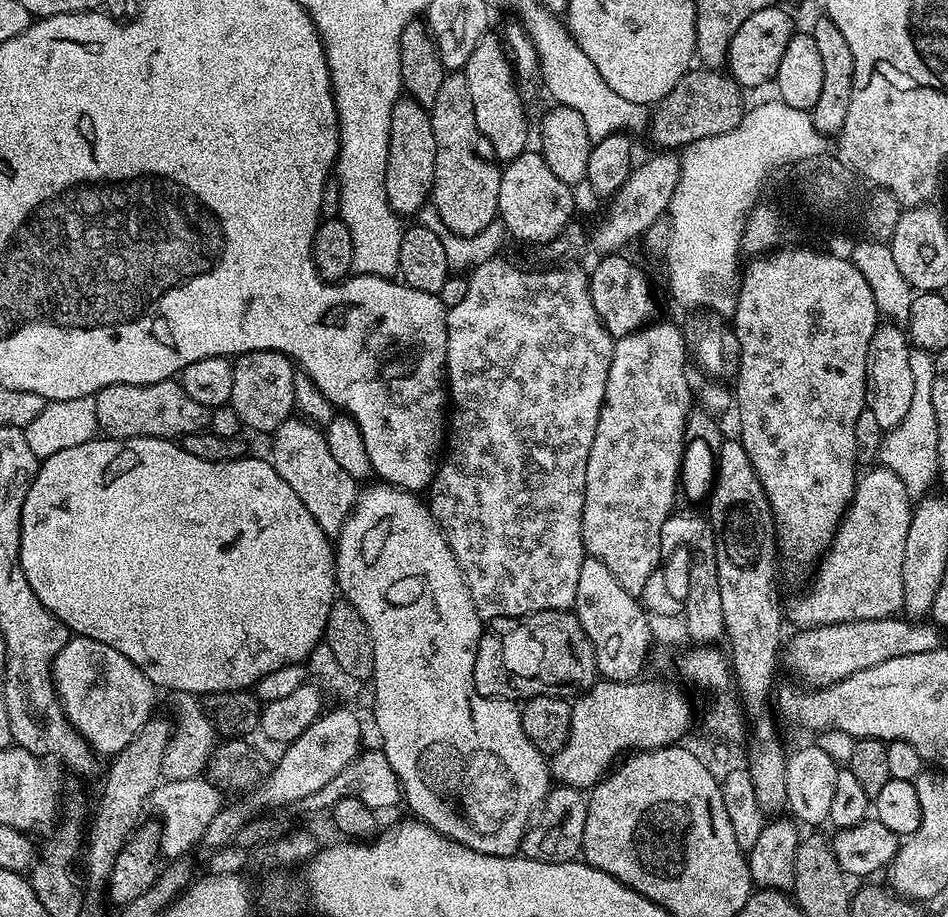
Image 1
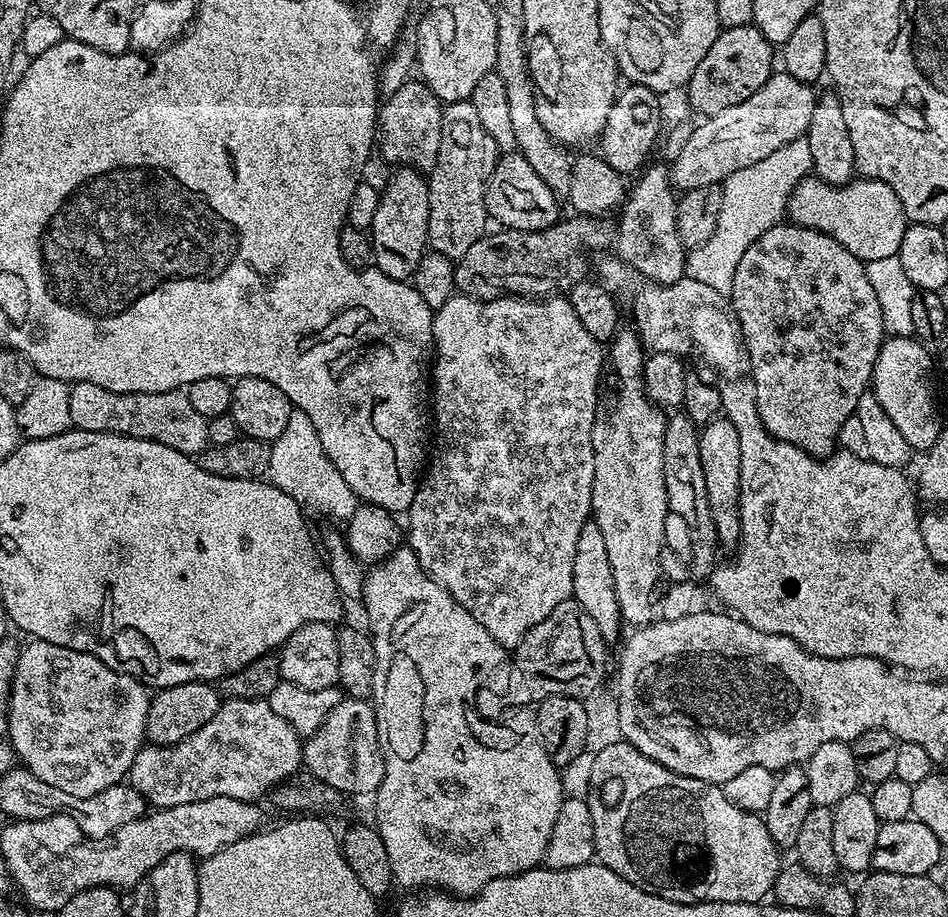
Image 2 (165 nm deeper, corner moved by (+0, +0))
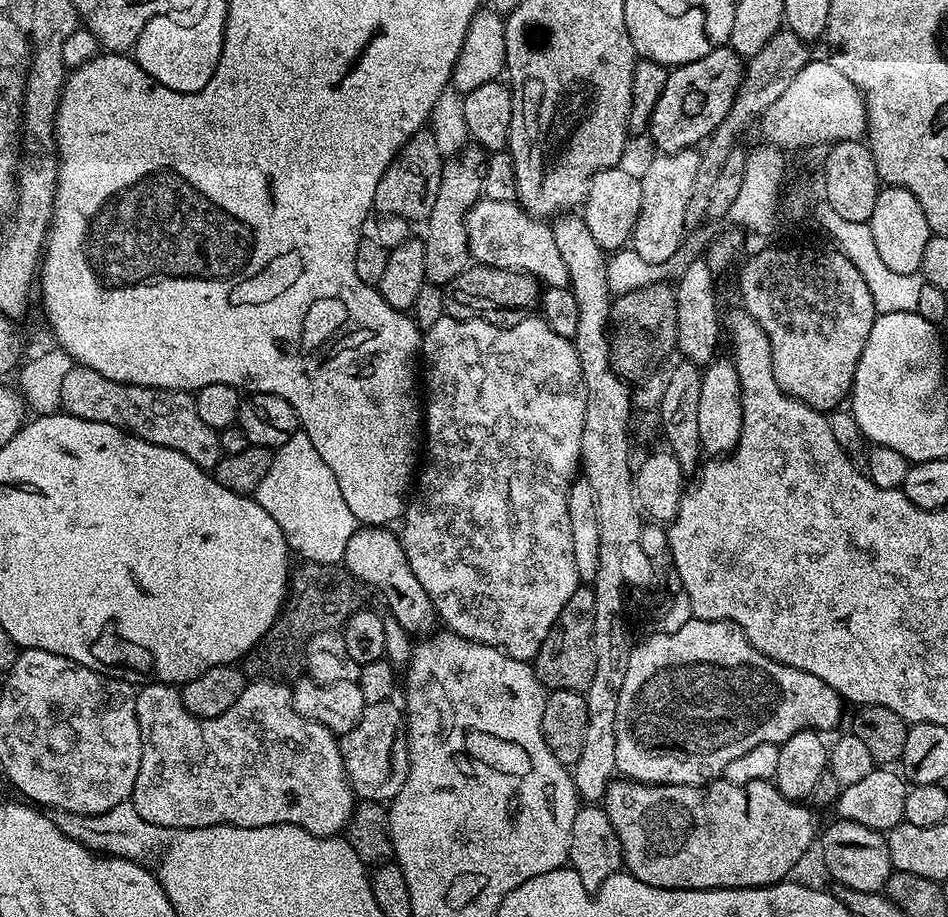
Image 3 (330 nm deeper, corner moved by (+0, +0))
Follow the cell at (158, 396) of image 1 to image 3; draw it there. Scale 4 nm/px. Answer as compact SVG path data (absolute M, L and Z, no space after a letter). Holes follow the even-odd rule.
M74 366L63 379L60 408L74 418L109 424L154 446L178 450L178 454L186 454L194 466L205 470L215 470L222 455L219 431L202 422L196 397L188 390L123 384L98 374L98 370Z

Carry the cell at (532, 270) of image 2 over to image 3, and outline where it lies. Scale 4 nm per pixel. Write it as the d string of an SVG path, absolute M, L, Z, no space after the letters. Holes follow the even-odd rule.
M473 263L444 288L444 310L456 320L485 320L494 326L509 328L518 326L518 322L539 309L541 295L542 285L535 276Z

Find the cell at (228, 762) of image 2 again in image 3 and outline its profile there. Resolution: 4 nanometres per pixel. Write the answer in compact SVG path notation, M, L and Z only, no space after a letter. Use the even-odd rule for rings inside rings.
M252 680L245 683L238 702L226 710L218 718L204 718L190 714L180 697L180 688L159 682L151 682L136 693L136 709L138 710L138 730L142 738L142 762L138 766L138 778L134 782L131 794L132 805L146 822L163 828L205 828L215 824L233 824L243 828L257 828L258 826L274 826L275 824L289 824L298 826L315 836L339 837L352 823L352 813L356 811L358 797L352 790L348 775L344 769L344 759L340 753L340 741L336 733L318 722L310 722L310 718L302 718L298 710L292 705L292 690L287 683L278 680Z

